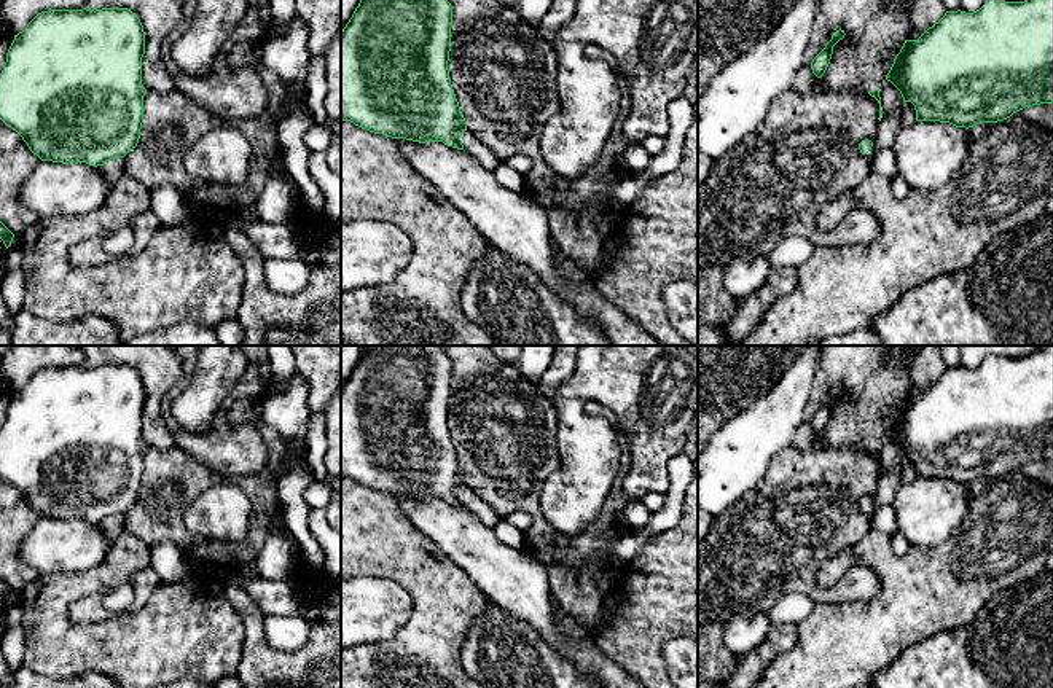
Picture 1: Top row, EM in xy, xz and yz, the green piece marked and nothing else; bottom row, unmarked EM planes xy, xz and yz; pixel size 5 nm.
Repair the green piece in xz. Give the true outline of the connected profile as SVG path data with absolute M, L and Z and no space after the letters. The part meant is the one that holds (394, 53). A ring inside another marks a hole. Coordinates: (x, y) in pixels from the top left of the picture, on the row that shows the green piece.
M360 0L341 30L341 121L392 139L443 142L464 150L460 135L467 131L467 121L448 70L451 27L452 6L448 0Z

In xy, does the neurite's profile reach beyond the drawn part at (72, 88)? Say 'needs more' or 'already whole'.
already whole

